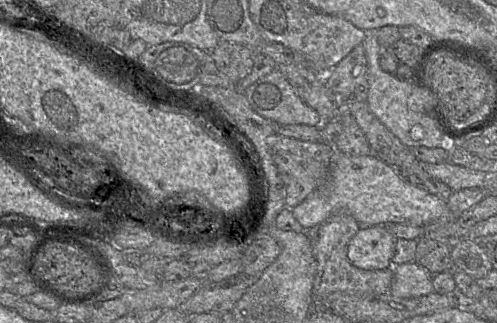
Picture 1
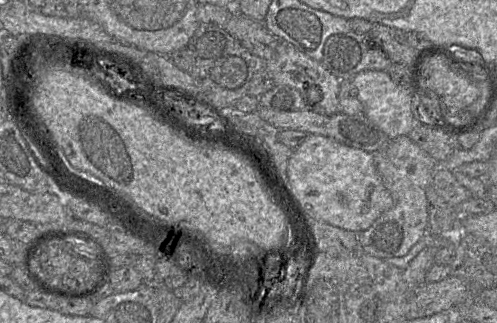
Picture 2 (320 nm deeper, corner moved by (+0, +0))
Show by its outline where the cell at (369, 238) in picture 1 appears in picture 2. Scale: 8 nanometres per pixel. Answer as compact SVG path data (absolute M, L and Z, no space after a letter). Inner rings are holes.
M408 135L390 139L387 145L372 154L384 186L394 199L394 205L367 230L356 234L365 253L381 259L401 257L427 234L428 202L425 191L432 185L439 163Z

